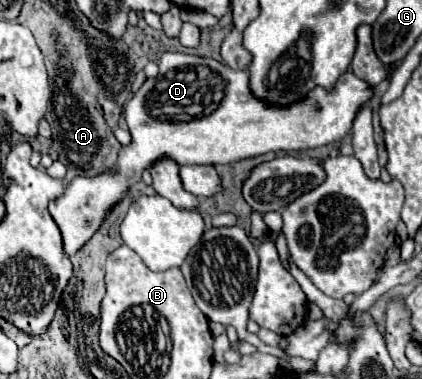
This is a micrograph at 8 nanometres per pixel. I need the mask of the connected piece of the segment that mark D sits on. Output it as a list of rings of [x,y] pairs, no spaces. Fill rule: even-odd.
[[[165,52],[159,62],[159,76],[145,80],[125,106],[125,120],[133,142],[121,148],[117,170],[93,178],[75,178],[65,194],[49,204],[49,214],[63,236],[65,254],[75,254],[93,236],[105,212],[123,198],[127,188],[141,180],[141,172],[155,160],[167,156],[181,166],[231,164],[267,152],[311,150],[333,144],[351,132],[353,118],[365,100],[365,82],[349,70],[329,90],[315,86],[307,96],[287,106],[269,104],[251,92],[247,72],[231,70],[213,58]],[[155,112],[161,112],[159,116],[189,116],[189,122],[161,120]]]

